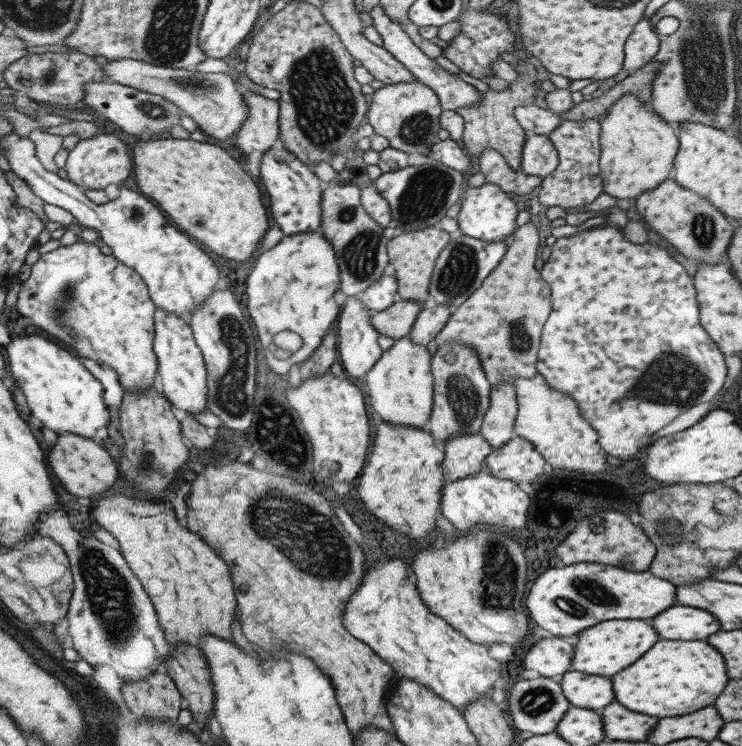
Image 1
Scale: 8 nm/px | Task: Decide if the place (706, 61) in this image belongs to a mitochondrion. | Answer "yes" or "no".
yes

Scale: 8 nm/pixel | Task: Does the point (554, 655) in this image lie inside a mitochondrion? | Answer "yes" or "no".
no

